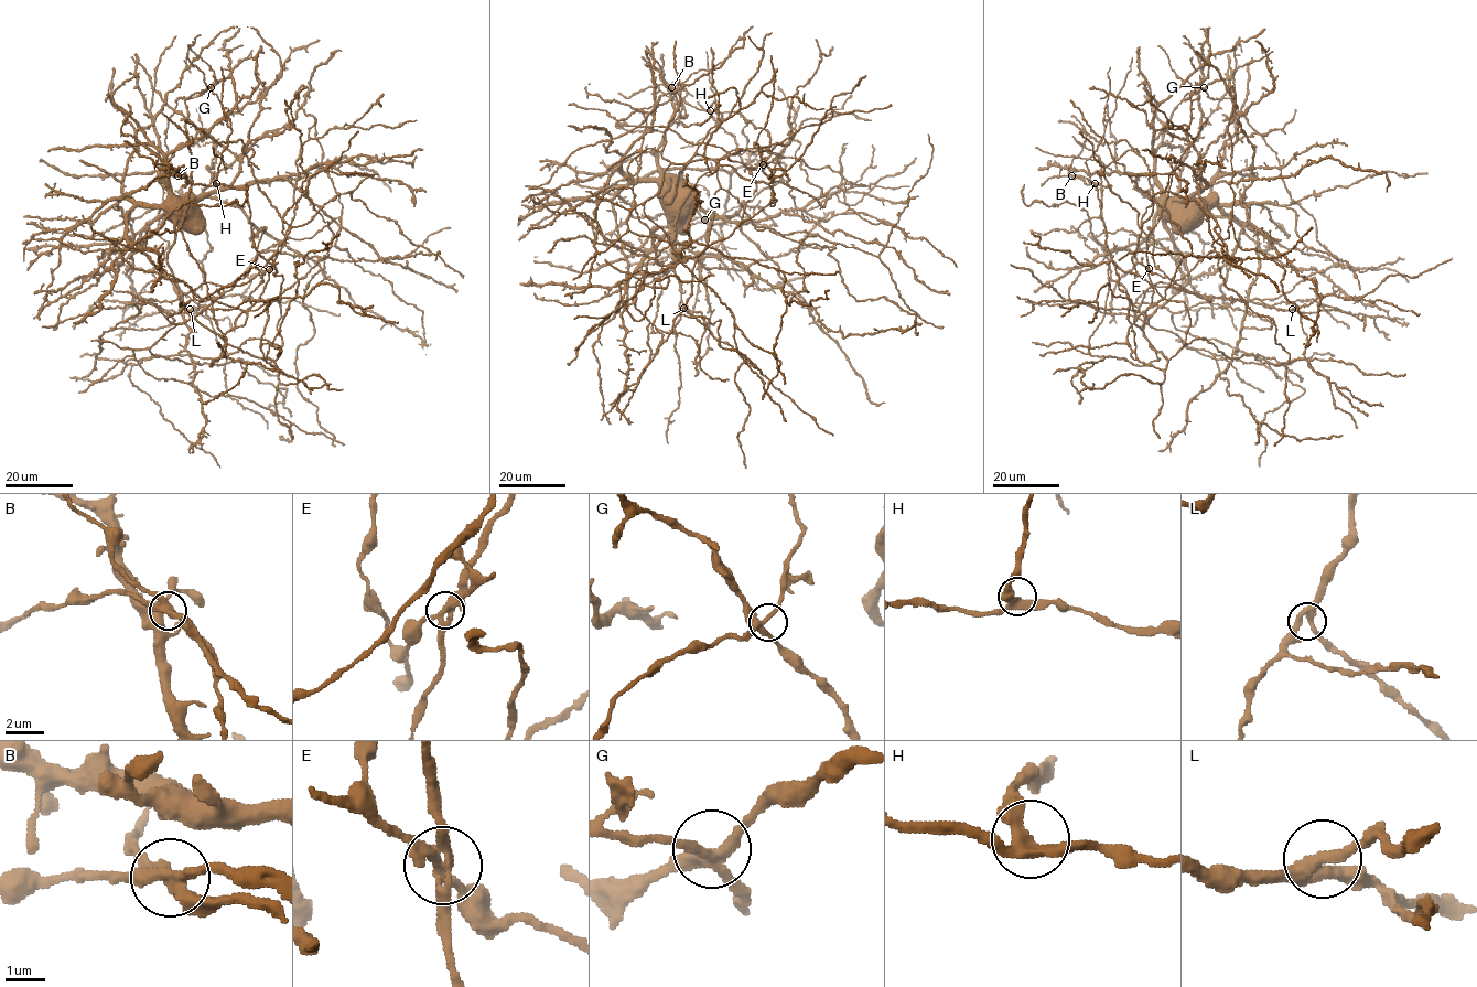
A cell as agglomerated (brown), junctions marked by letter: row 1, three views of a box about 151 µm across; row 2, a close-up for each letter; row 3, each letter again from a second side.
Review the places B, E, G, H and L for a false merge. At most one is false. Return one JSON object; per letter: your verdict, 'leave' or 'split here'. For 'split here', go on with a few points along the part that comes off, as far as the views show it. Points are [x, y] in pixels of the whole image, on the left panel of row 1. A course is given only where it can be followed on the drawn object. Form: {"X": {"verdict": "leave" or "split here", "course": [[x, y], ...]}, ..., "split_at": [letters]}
{"B": {"verdict": "leave"}, "E": {"verdict": "split here", "course": [[269, 268], [261, 277], [255, 261], [265, 226]]}, "G": {"verdict": "leave"}, "H": {"verdict": "leave"}, "L": {"verdict": "leave"}, "split_at": ["E"]}

